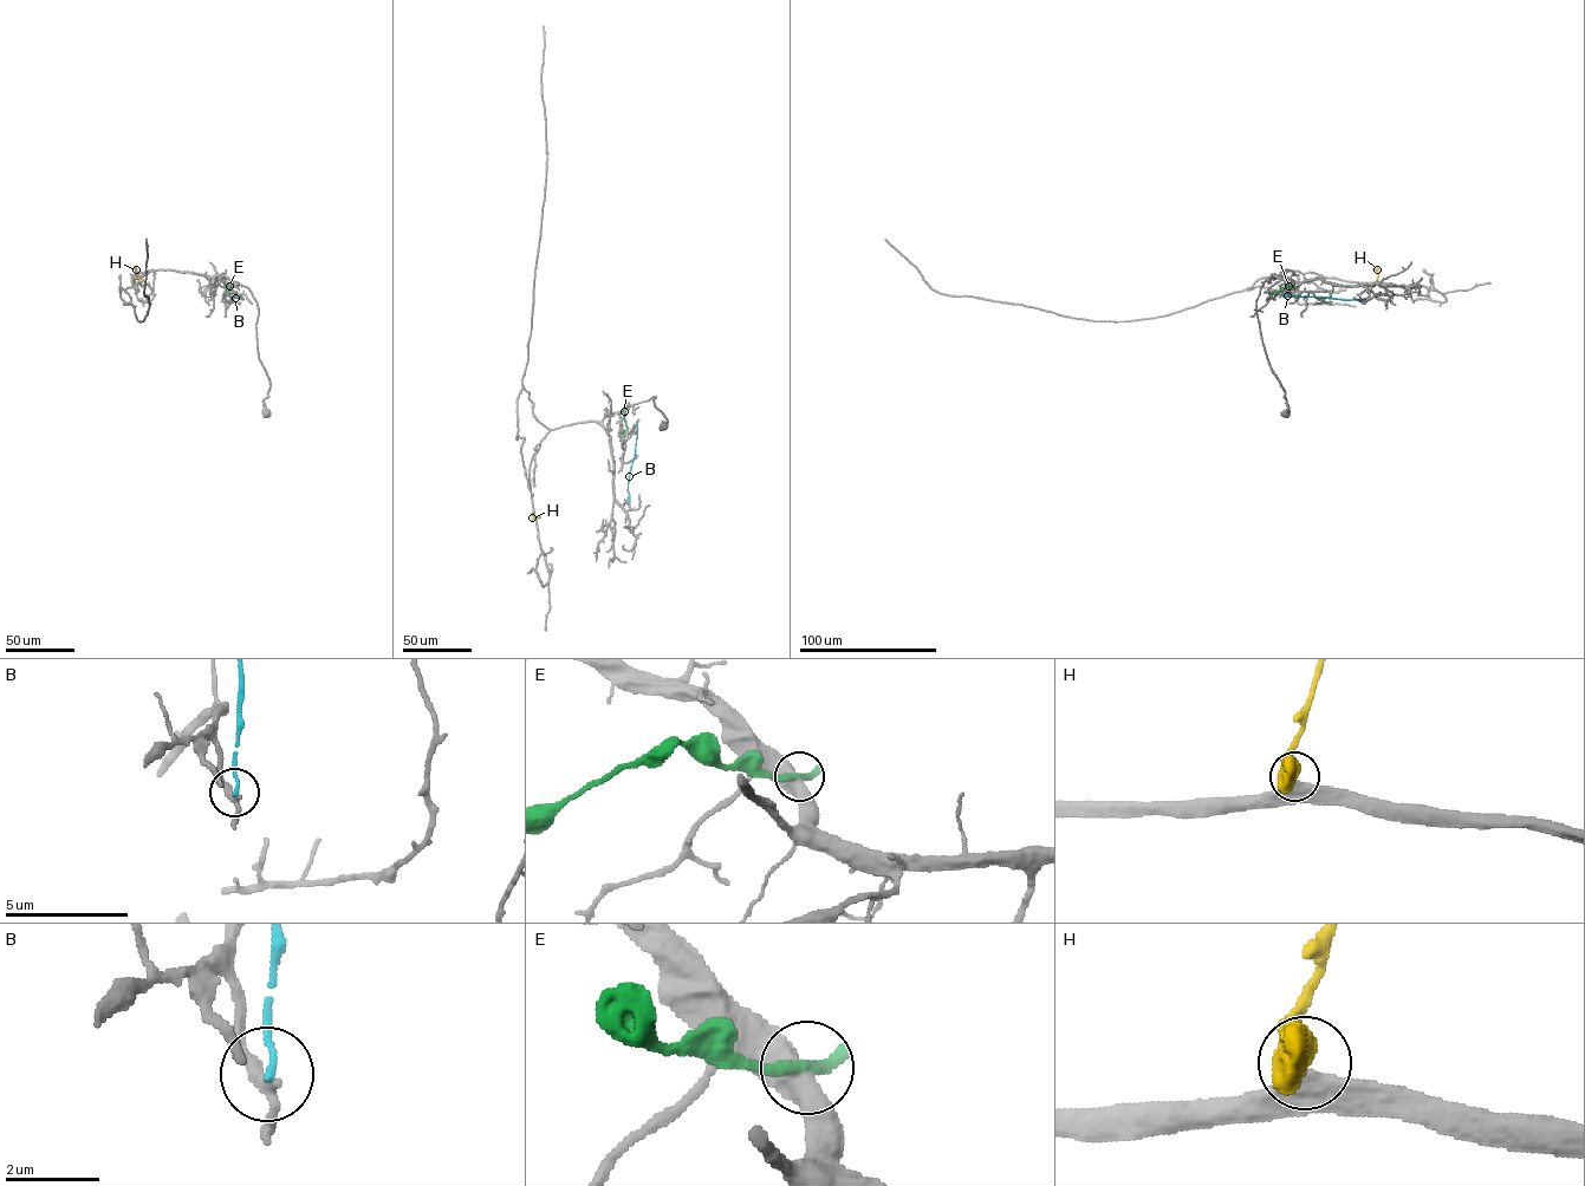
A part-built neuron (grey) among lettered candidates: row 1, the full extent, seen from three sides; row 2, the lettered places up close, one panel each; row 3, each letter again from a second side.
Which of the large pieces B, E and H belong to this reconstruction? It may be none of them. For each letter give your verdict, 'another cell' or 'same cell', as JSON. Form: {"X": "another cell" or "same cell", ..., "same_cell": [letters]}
{"B": "another cell", "E": "another cell", "H": "same cell", "same_cell": ["H"]}

